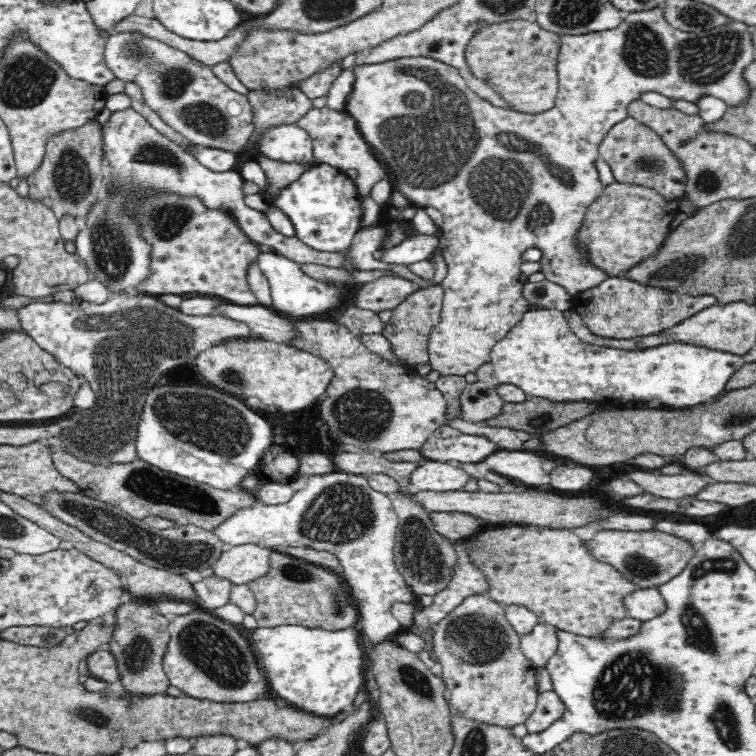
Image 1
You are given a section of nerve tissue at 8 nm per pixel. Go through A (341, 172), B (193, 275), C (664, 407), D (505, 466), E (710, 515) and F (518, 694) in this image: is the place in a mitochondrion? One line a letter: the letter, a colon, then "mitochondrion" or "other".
A: other
B: other
C: other
D: other
E: other
F: other

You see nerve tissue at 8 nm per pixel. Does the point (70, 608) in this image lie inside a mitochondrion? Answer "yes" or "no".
no

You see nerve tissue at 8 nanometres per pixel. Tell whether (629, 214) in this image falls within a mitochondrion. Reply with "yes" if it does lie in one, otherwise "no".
no

